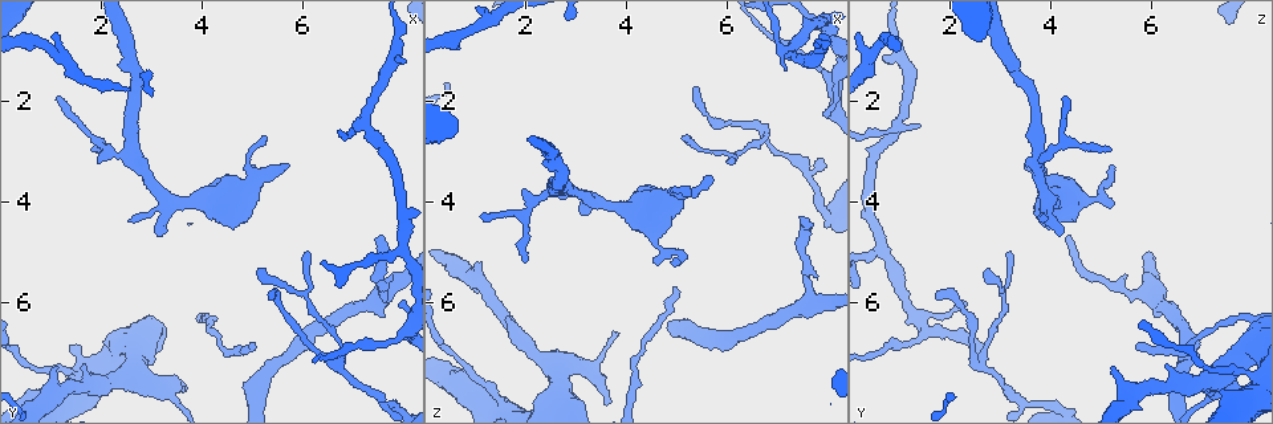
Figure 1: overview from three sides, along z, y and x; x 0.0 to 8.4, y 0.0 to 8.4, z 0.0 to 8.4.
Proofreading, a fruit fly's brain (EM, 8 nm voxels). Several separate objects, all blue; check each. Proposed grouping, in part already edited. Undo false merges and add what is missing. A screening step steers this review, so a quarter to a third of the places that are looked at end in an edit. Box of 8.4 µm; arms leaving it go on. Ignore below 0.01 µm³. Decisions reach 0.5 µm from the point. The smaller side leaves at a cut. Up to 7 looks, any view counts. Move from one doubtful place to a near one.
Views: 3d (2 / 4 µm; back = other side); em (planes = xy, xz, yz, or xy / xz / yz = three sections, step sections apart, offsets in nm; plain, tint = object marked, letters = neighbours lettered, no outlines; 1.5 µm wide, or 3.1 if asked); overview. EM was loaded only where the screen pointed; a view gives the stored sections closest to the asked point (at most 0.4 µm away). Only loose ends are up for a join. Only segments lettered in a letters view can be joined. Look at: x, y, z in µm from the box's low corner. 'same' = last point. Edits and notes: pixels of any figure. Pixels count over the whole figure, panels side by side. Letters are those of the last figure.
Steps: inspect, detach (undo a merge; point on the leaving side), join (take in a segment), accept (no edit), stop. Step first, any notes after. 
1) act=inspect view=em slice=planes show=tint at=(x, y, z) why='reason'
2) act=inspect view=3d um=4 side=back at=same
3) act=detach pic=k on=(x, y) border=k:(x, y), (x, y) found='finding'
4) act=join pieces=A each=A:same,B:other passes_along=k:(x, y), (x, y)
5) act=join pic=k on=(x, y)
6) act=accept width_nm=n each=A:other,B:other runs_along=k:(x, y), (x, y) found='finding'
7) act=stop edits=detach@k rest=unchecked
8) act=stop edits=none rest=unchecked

act=inspect view=em slice=planes show=plain at=(7.25, 2.45, 0.95) why='branch point'

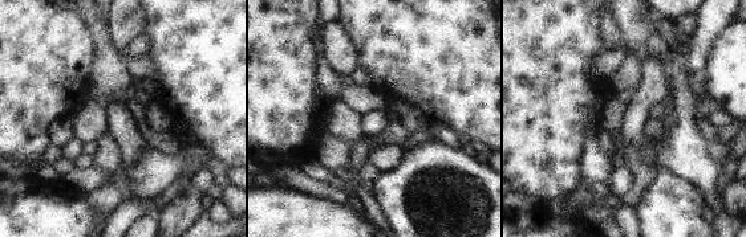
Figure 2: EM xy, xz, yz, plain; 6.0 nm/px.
act=inspect view=em slice=planes show=tint at=same

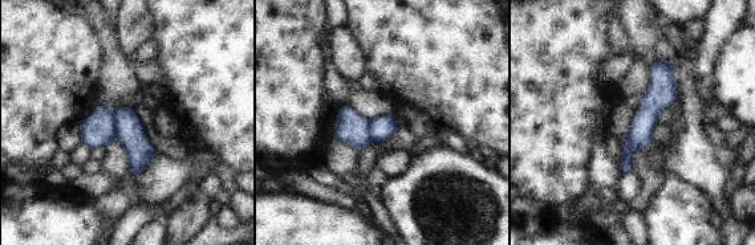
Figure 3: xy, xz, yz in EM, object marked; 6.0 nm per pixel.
act=inspect view=em slice=planes show=letters at=same

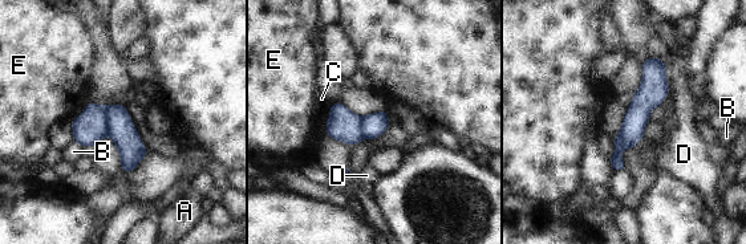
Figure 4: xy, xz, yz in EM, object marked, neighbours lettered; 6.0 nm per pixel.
act=detach pic=4 on=(89, 127) width_nm=150 each=A:other,B:other,C:other,D:other,E:other border=4:(102, 106), (108, 134) found='a second neuron is stuck on'

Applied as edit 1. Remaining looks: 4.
act=inspect view=3d um=2 at=(6.80, 7.30, 2.60) why='three arms meet'

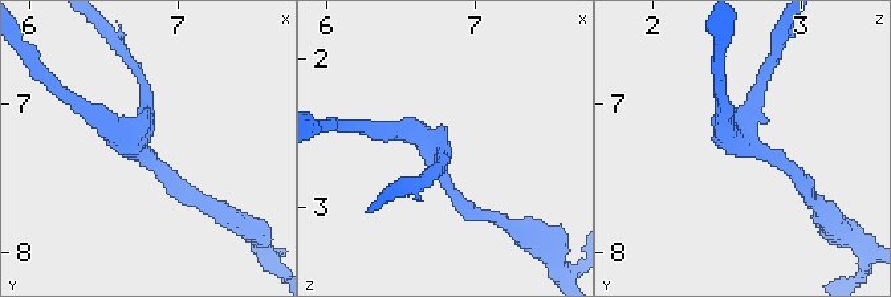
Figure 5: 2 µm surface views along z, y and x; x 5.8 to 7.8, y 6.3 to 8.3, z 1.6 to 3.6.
act=inspect view=em slice=xy step=8 show=tint at=(6.76, 7.28, 2.66) arms=3 why='shape alone is not enough'

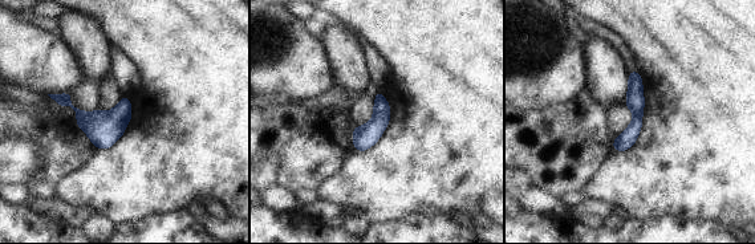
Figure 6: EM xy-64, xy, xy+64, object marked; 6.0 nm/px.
act=inspect view=em slice=planes show=letters at=same

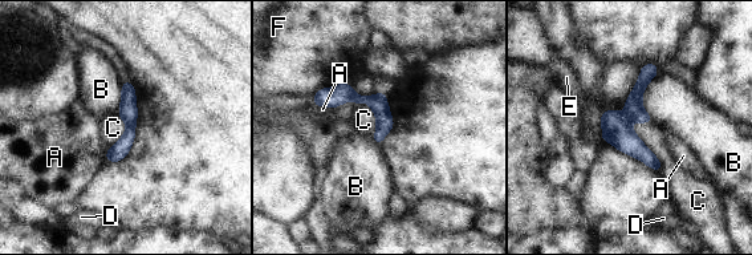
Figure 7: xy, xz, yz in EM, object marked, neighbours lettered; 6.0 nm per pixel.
act=accept width_nm=100 each=A:other,B:other,C:other,D:other,E:other,F:other border=7:(631, 121), (659, 171) found='continuous, no second neuron'

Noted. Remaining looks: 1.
act=stop edits=detach@4 rest=unchecked

